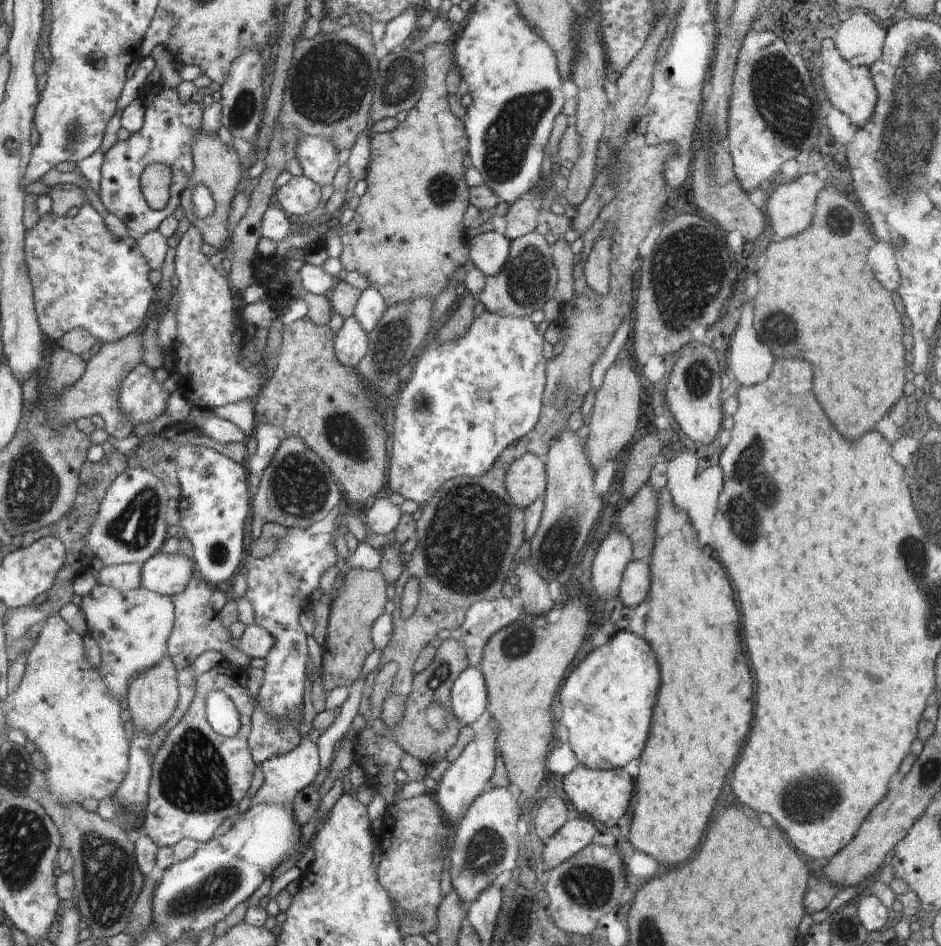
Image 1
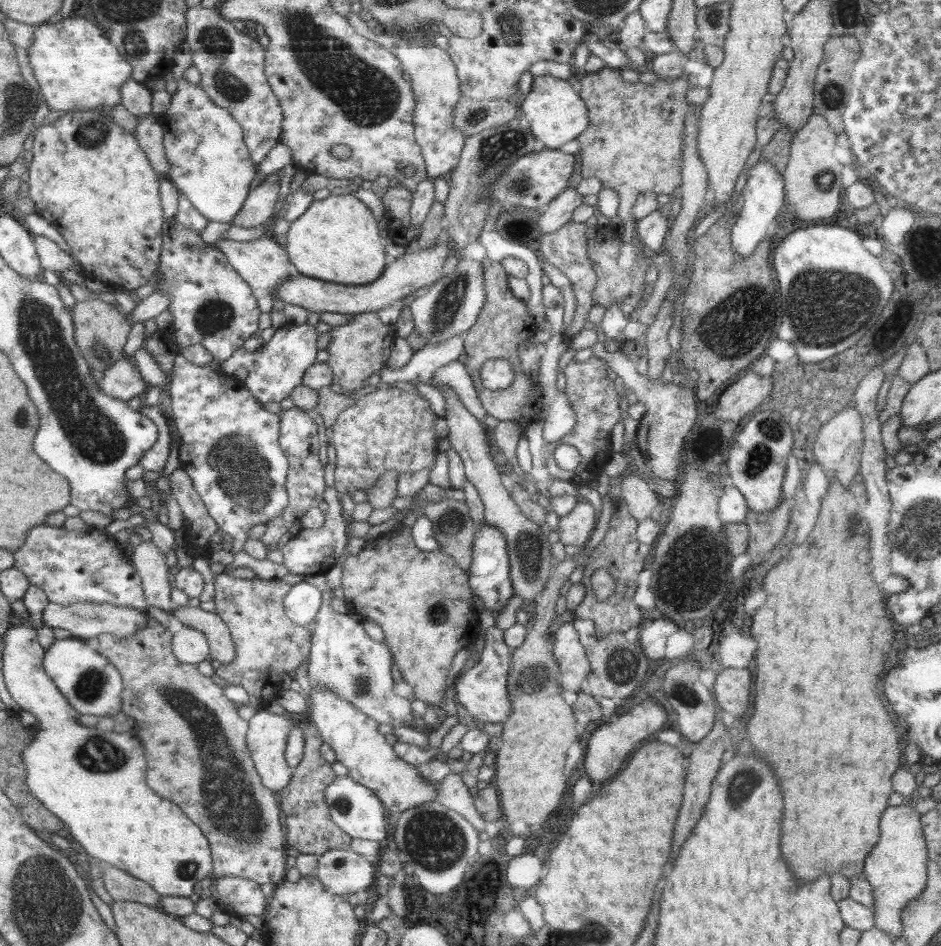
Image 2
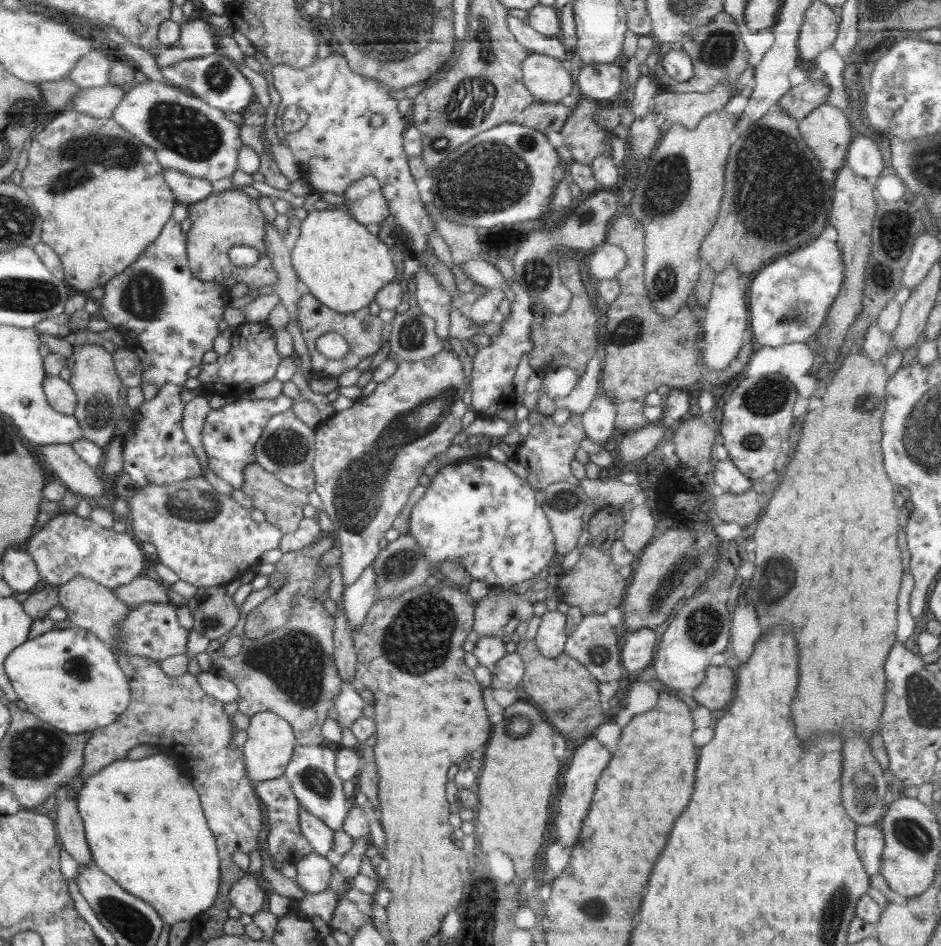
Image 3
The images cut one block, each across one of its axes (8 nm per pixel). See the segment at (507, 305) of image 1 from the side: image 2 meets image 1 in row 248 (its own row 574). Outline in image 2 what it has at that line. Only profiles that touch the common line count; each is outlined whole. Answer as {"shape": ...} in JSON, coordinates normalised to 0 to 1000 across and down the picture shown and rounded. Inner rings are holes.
{"shape":[[[468,404],[472,411],[474,440],[477,458],[475,463],[479,473],[491,485],[494,502],[508,519],[513,531],[512,542],[518,554],[524,554],[538,570],[538,578],[541,591],[541,608],[547,628],[554,630],[559,636],[570,634],[575,624],[580,619],[587,606],[586,574],[582,567],[576,564],[574,556],[564,551],[557,542],[550,539],[541,521],[541,514],[536,512],[532,500],[524,485],[520,467],[518,466],[518,453],[508,445],[499,434],[493,430],[482,411]]]}

